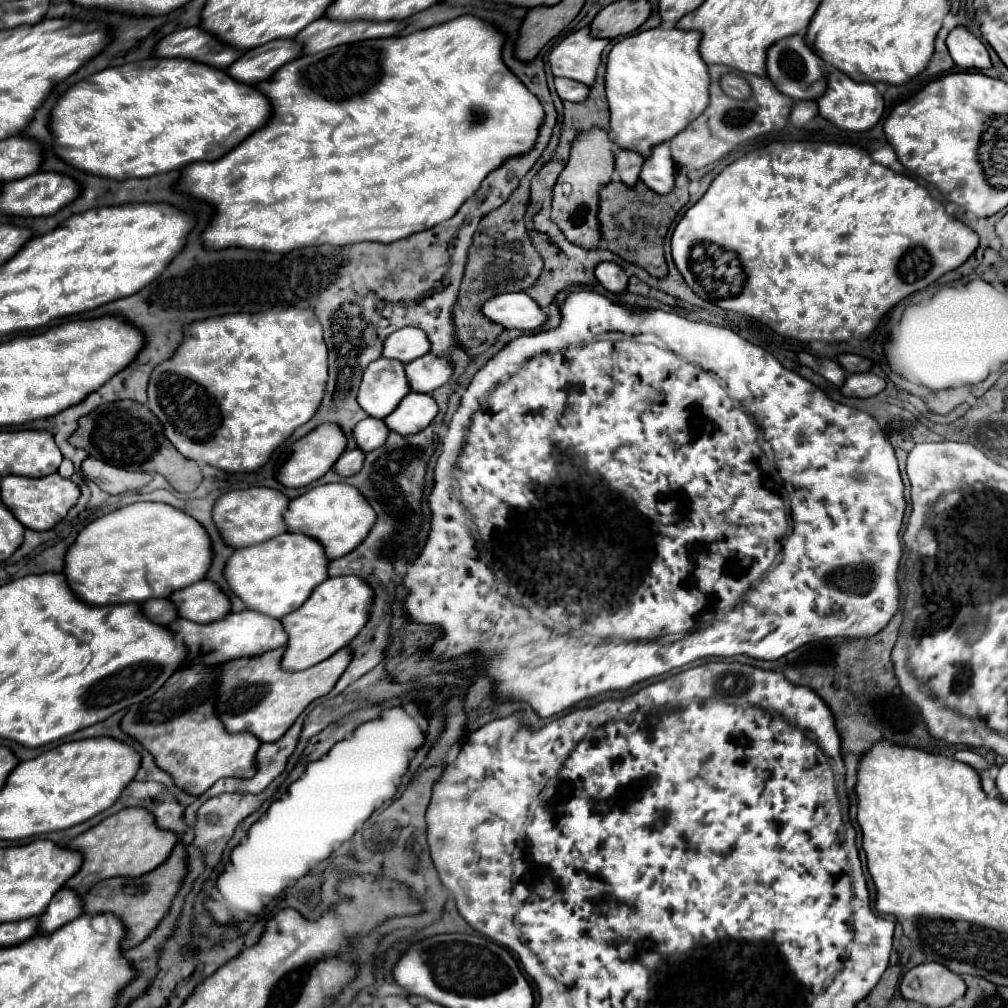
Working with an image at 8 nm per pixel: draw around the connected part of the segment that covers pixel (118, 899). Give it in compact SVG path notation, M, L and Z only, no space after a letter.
M178 843L174 847L174 851L170 853L170 857L160 867L156 867L154 871L150 871L142 877L134 877L134 879L114 877L114 879L104 879L104 881L96 883L84 895L84 913L88 913L88 915L114 913L114 915L118 915L126 925L126 937L122 941L122 949L132 949L132 947L140 945L158 927L158 923L166 917L166 913L170 911L172 899L180 891L186 875L188 875L188 857L186 857L184 845Z

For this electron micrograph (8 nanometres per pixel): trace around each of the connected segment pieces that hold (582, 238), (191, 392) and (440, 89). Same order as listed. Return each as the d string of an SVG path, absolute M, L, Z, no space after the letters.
M606 131L582 133L570 151L570 161L558 177L554 187L552 203L552 221L560 227L566 239L582 249L596 249L602 241L600 221L598 221L598 189L602 189L614 173L614 155L612 141Z
M290 307L290 309L270 309L270 311L262 311L262 313L232 313L232 315L224 315L224 317L210 317L204 321L196 321L194 325L190 325L186 329L186 337L184 337L182 345L178 347L178 351L174 353L174 357L160 363L152 371L146 405L164 425L166 439L182 455L186 455L186 459L206 463L206 465L212 465L212 467L228 471L228 473L252 473L270 461L270 455L282 443L284 437L288 437L296 427L300 427L312 419L312 415L316 413L316 409L320 407L320 401L324 397L326 381L328 381L328 349L322 339L322 325L310 309Z
M460 15L446 23L420 29L404 37L348 43L316 55L304 55L280 67L270 79L258 83L260 89L264 89L264 93L268 93L268 97L276 101L276 113L272 113L272 121L268 121L268 125L264 125L260 133L252 133L252 137L248 137L248 141L242 141L242 145L232 149L232 153L226 153L216 161L200 161L182 169L178 189L198 199L210 201L216 207L216 217L212 225L202 233L204 245L208 249L248 247L272 253L290 253L308 245L350 245L360 241L394 243L398 239L432 229L438 223L452 219L456 211L476 193L476 189L480 189L488 173L498 169L498 165L502 165L504 161L512 157L522 157L524 153L530 153L534 149L540 127L544 123L544 109L538 97L526 85L522 85L522 81L516 79L516 75L510 73L510 69L504 65L504 43L506 35L494 23L474 15Z

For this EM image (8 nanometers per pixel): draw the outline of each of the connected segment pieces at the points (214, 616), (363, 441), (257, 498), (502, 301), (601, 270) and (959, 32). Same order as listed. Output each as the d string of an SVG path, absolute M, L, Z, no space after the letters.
M202 579L196 585L176 591L170 601L178 607L180 617L196 623L220 621L232 609L230 597L210 579Z
M376 417L362 419L354 429L354 437L358 441L358 447L366 453L370 449L384 445L384 441L388 439L388 433L390 433L390 429L386 427L386 423L382 419L376 419Z
M250 487L244 491L230 491L216 501L212 519L220 529L224 541L240 549L240 545L256 545L260 541L268 541L268 537L276 537L284 533L288 529L284 521L288 503L290 499L284 493L270 487Z
M504 293L484 305L484 315L492 321L522 331L534 331L548 321L544 309L528 293Z
M600 263L596 267L596 279L614 295L620 295L628 289L628 275L616 263Z
M964 27L952 29L946 39L946 45L948 45L948 51L950 51L954 63L966 71L970 71L970 69L982 71L982 69L990 69L990 65L992 65L984 43L978 41Z

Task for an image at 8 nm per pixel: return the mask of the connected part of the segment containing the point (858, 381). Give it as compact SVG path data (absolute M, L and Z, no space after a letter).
M856 373L856 375L846 377L846 383L840 391L846 397L868 399L868 397L874 397L874 395L882 393L884 387L886 387L886 383L884 383L882 377L878 377L874 373Z

